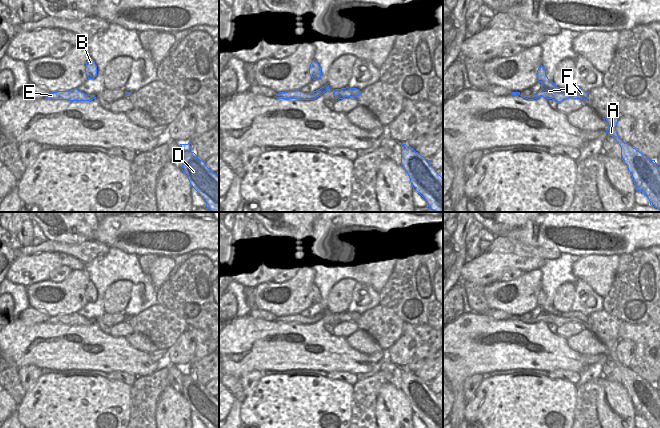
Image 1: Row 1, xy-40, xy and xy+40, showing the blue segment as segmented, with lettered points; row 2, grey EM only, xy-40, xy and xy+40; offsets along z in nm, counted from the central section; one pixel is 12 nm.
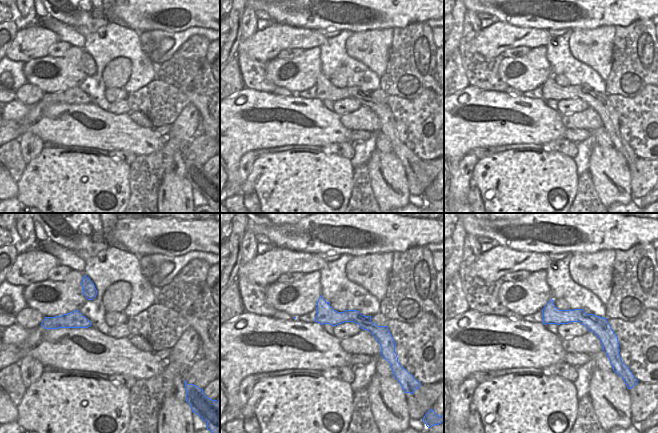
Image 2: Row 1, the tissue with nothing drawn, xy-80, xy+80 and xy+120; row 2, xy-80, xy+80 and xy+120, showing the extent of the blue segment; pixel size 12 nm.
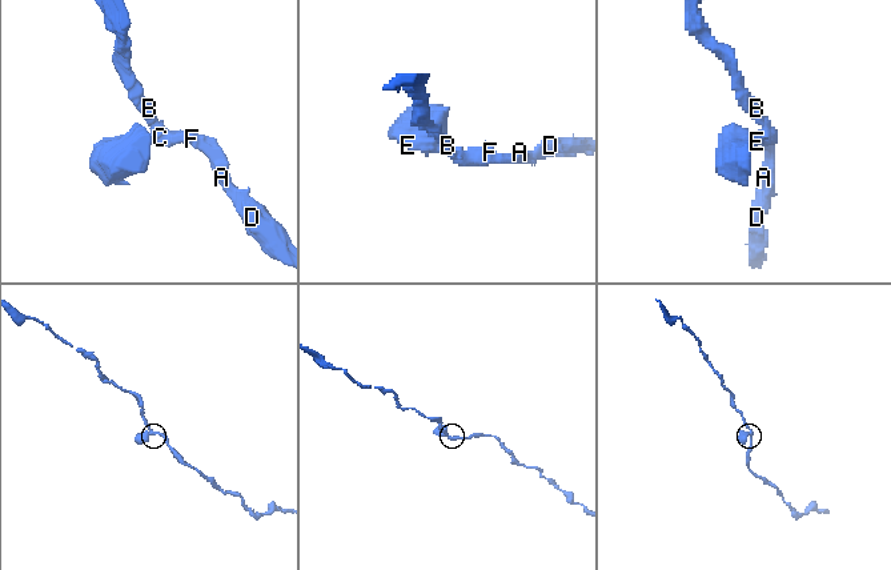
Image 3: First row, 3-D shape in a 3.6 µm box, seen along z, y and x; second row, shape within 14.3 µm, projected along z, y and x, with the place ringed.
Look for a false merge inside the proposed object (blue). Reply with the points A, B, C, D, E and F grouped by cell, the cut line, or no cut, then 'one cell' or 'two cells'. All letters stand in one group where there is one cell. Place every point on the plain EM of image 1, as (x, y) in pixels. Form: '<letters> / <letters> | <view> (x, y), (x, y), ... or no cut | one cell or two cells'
A B C D E F | no cut | one cell

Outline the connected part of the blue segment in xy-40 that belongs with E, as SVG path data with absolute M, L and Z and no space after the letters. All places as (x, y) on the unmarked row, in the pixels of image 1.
M77 312L67 315L50 316L46 323L49 324L67 324L67 325L91 325L95 323L94 319L87 319Z

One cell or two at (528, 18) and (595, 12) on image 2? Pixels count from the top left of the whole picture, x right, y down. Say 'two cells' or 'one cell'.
one cell

